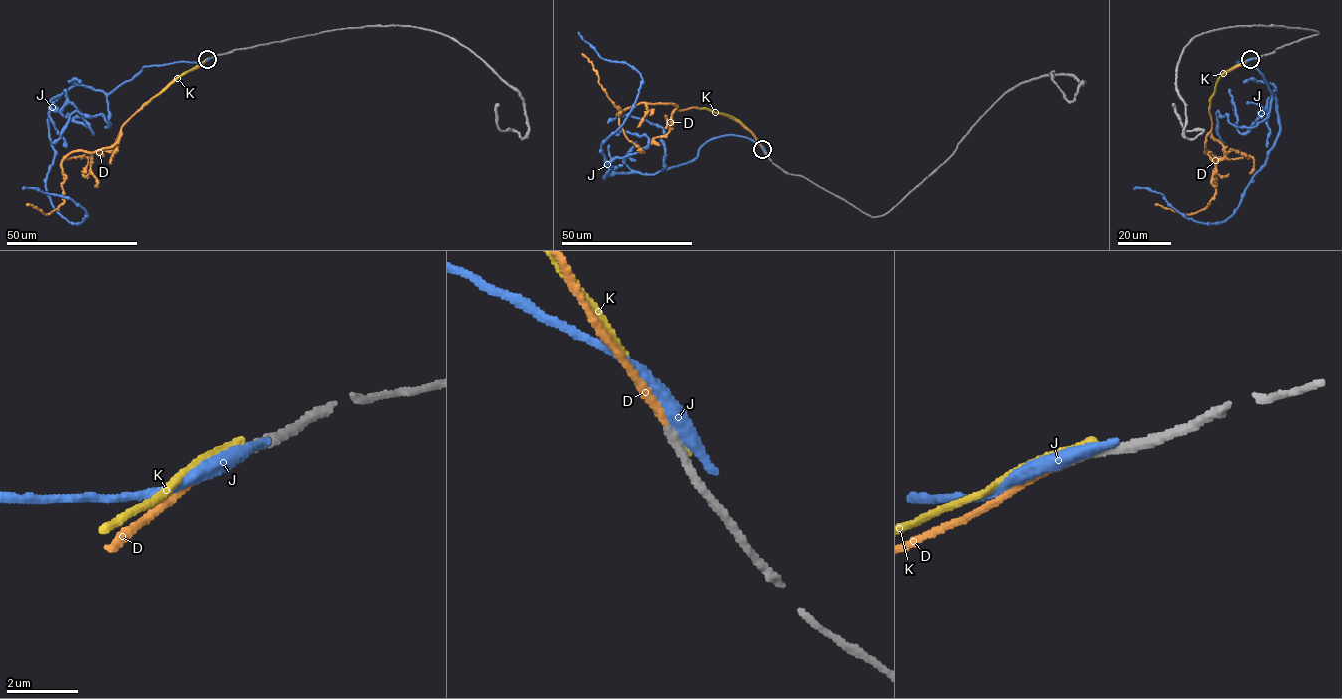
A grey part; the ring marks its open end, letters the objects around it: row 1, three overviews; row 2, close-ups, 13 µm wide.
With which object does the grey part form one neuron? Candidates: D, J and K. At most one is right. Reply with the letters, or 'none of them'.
D

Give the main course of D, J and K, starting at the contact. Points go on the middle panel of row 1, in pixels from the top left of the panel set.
D: (762, 149), (734, 119), (705, 108), (640, 103), (617, 114), (620, 109), (582, 54)
J: (764, 150), (727, 134), (687, 163), (604, 178), (601, 145), (642, 79), (625, 62), (603, 59), (578, 32)
K: (764, 150), (752, 134), (732, 117), (699, 108)

